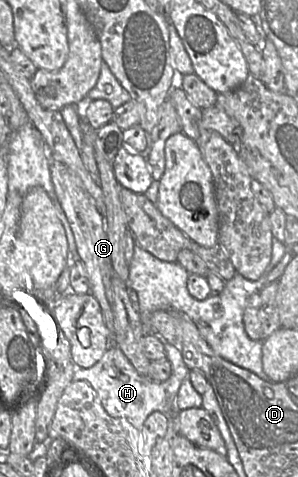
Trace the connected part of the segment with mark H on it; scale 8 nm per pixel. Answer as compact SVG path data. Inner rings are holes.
M164 343L164 358L170 363L171 375L162 382L152 382L138 374L125 354L117 347L109 347L91 367L77 369L73 380L87 381L97 393L103 408L112 417L124 417L136 428L141 429L146 418L153 412L175 413L176 397L191 370L185 365L179 345Z

